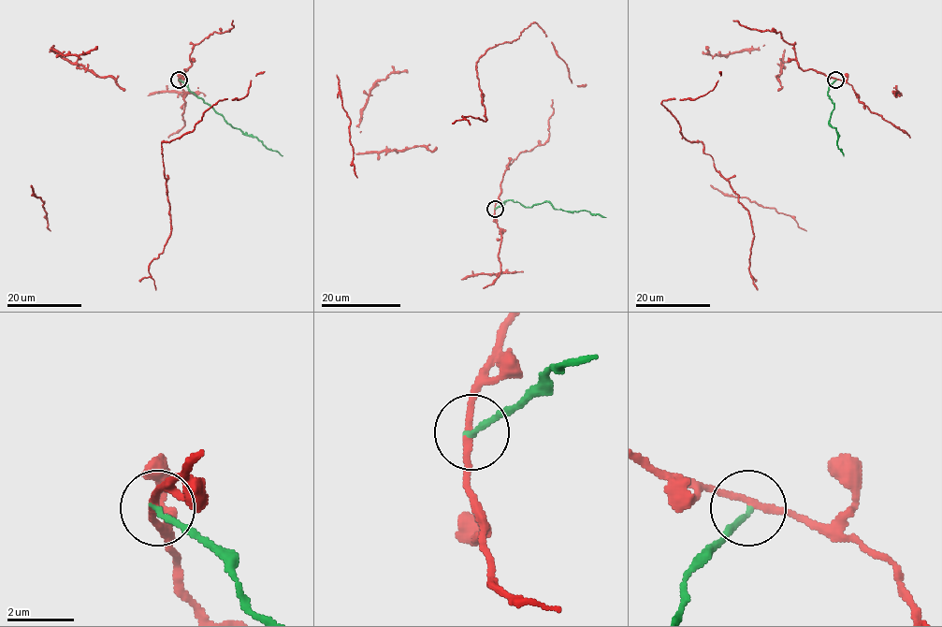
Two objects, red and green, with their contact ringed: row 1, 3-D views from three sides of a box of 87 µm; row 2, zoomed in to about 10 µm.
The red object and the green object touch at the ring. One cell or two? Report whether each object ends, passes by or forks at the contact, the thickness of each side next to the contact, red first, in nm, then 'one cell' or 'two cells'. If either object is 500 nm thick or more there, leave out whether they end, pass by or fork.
red passes by; green ends there; 190 nm thick on the red side, 180 nm on the other; two cells

